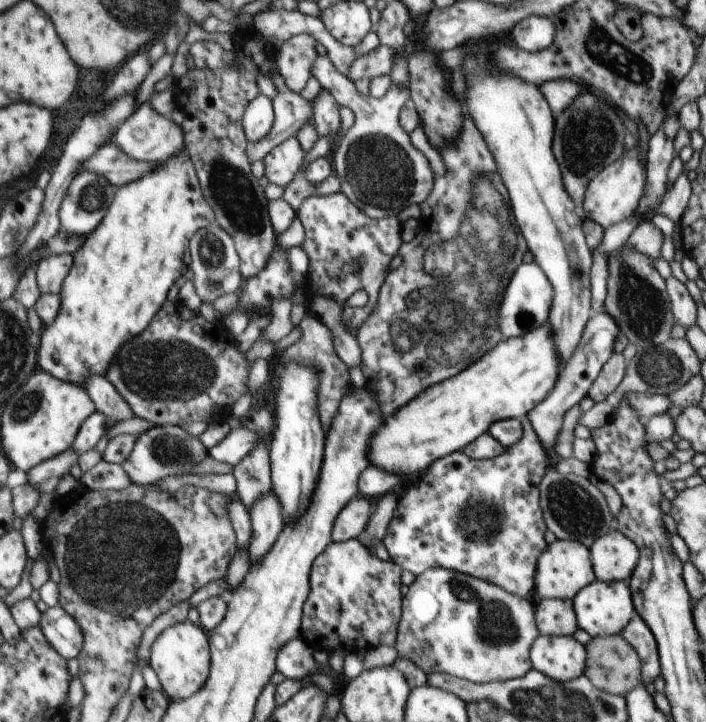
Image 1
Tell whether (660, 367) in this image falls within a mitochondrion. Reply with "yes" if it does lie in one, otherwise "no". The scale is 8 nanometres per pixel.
yes

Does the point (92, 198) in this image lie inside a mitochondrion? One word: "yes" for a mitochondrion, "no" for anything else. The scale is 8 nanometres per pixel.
yes

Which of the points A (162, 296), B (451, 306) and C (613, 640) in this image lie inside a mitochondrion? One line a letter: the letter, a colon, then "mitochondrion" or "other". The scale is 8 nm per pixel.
A: other
B: mitochondrion
C: other

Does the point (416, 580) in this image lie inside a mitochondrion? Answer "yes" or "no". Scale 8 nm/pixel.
no

